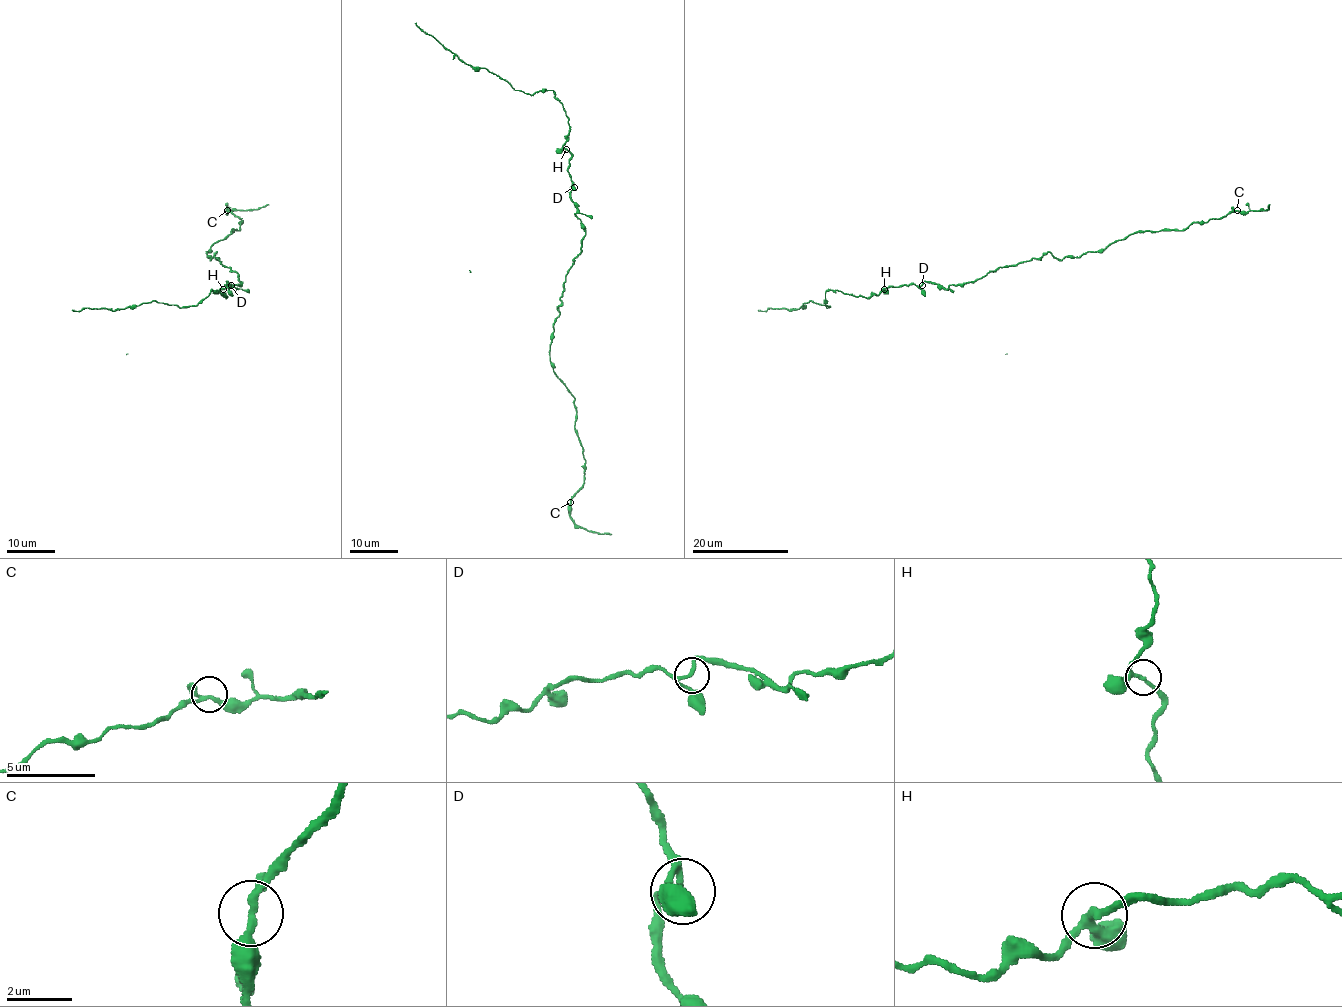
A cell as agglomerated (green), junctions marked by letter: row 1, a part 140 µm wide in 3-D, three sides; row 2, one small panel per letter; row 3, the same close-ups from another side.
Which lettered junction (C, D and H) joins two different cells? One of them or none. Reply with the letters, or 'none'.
none

